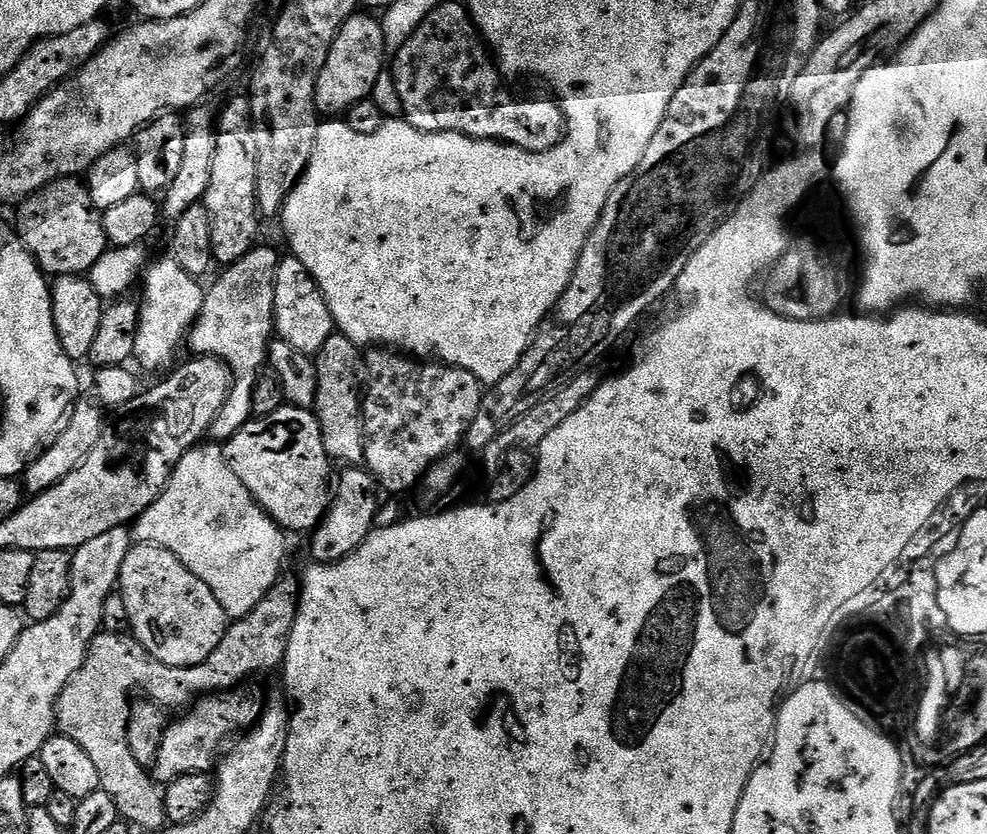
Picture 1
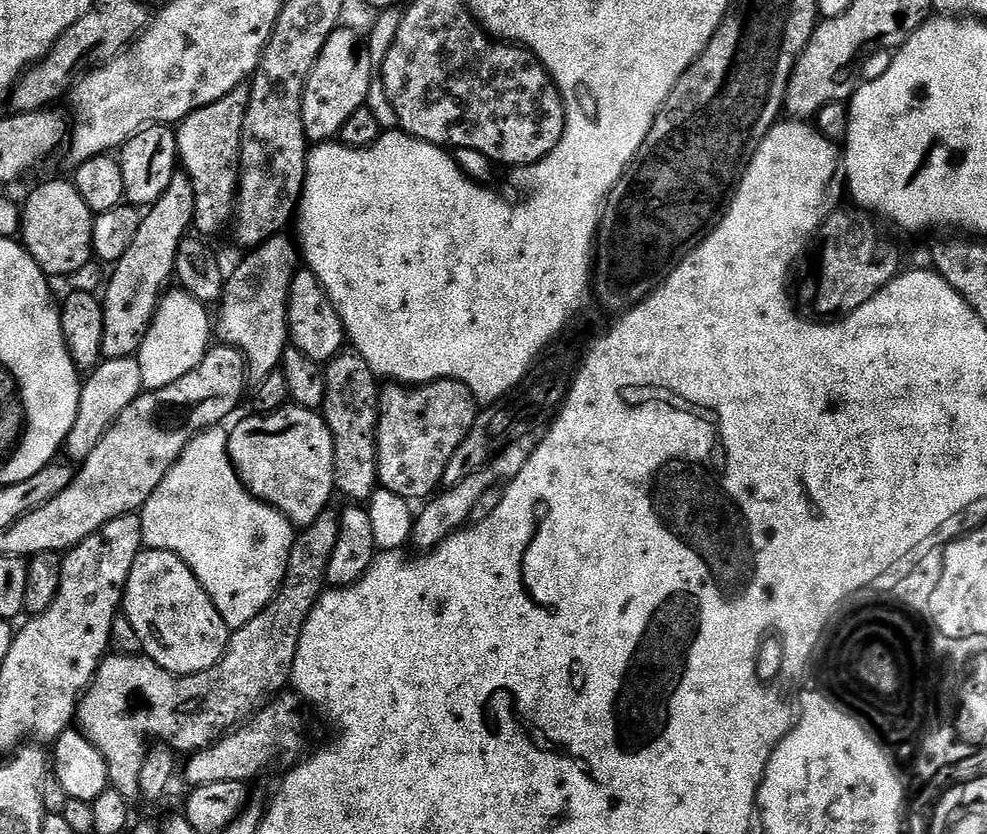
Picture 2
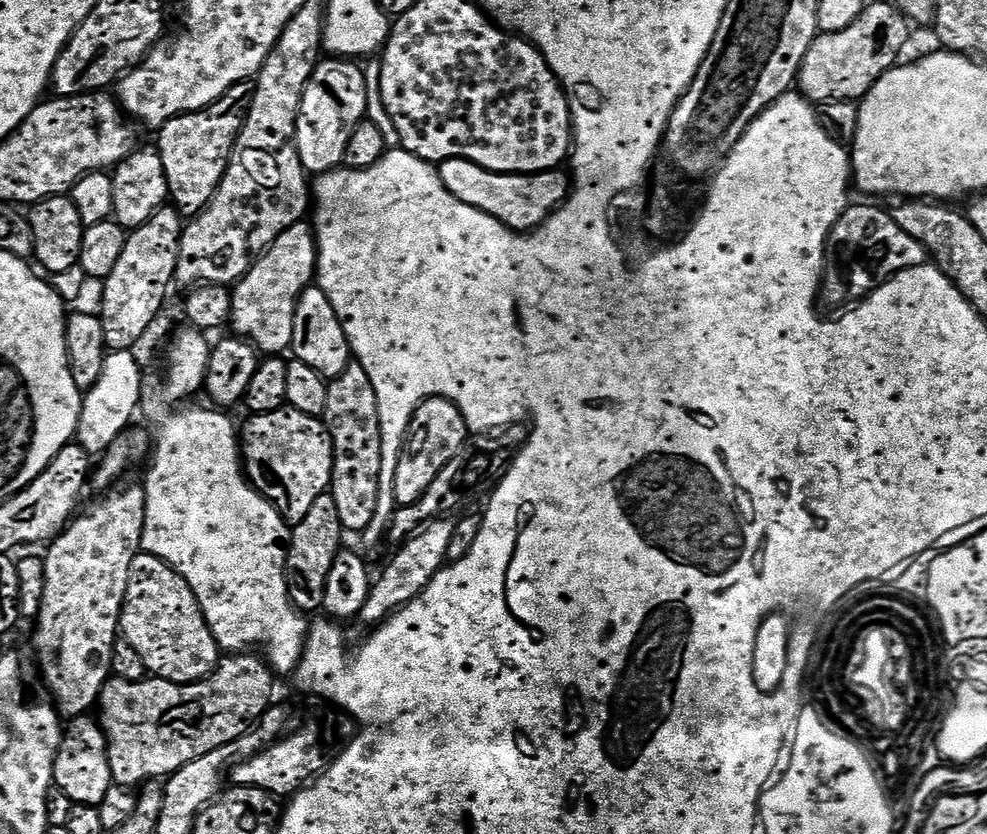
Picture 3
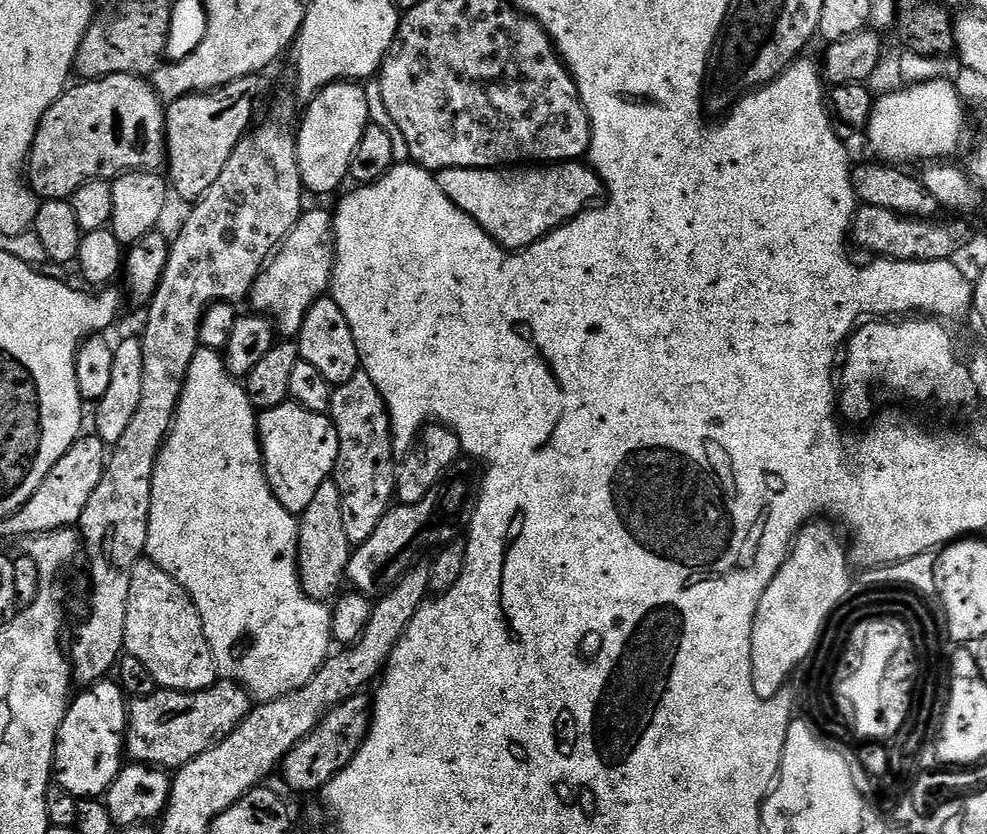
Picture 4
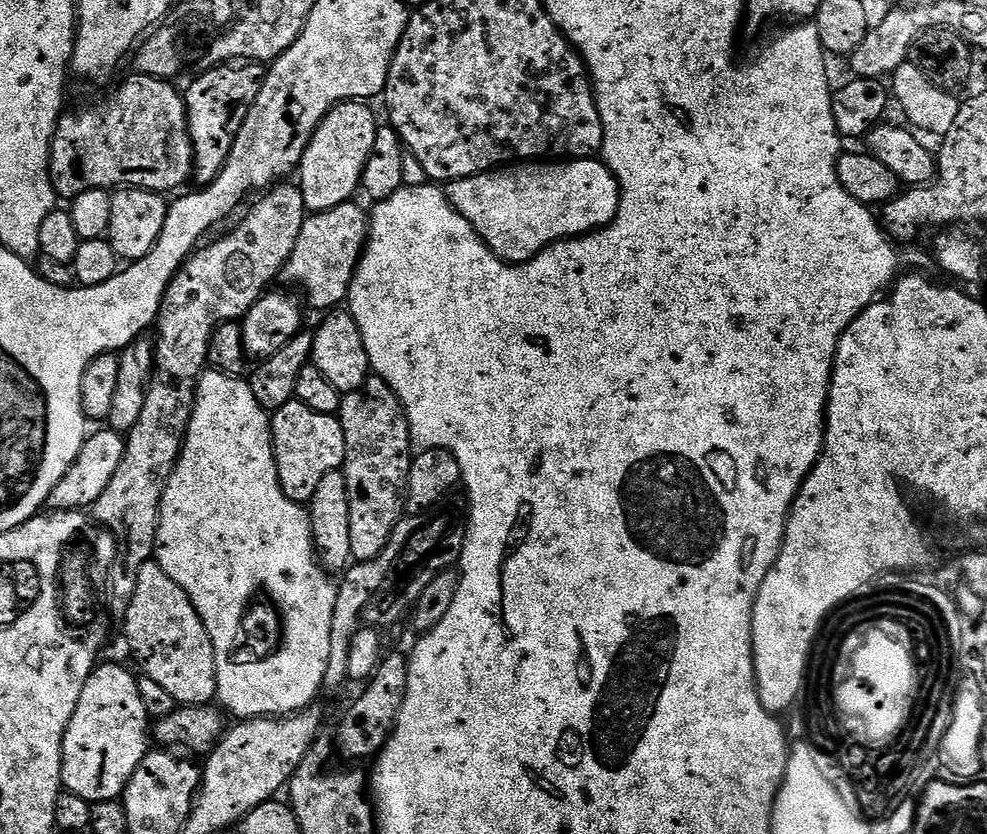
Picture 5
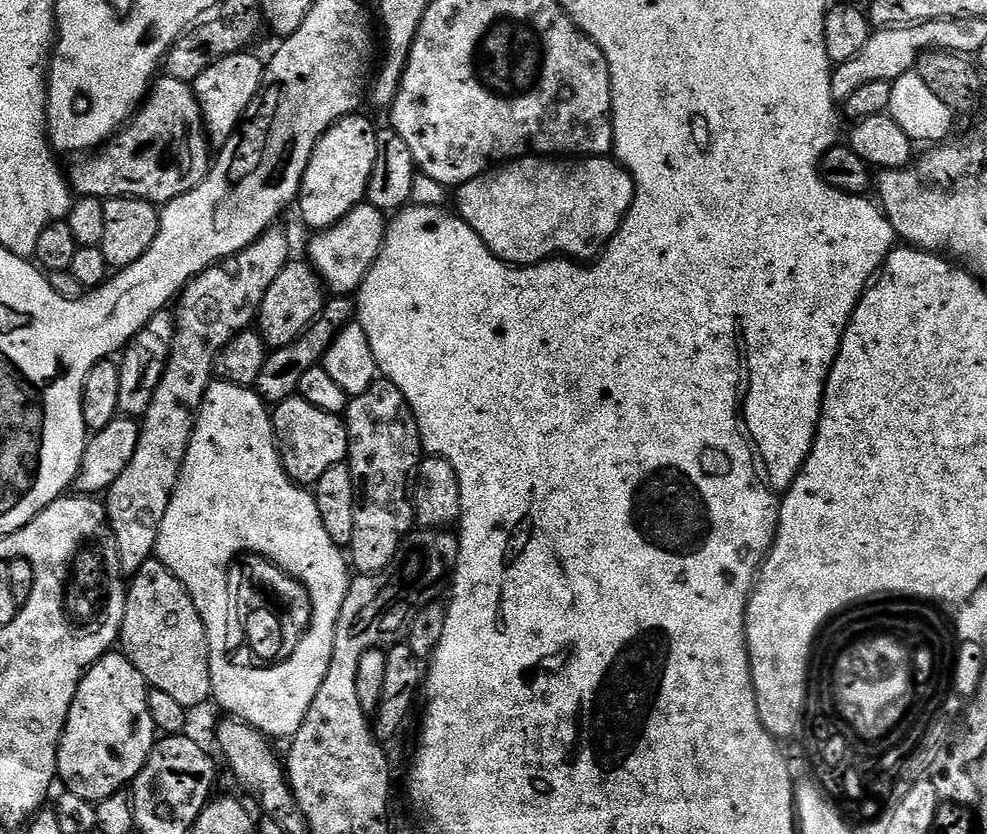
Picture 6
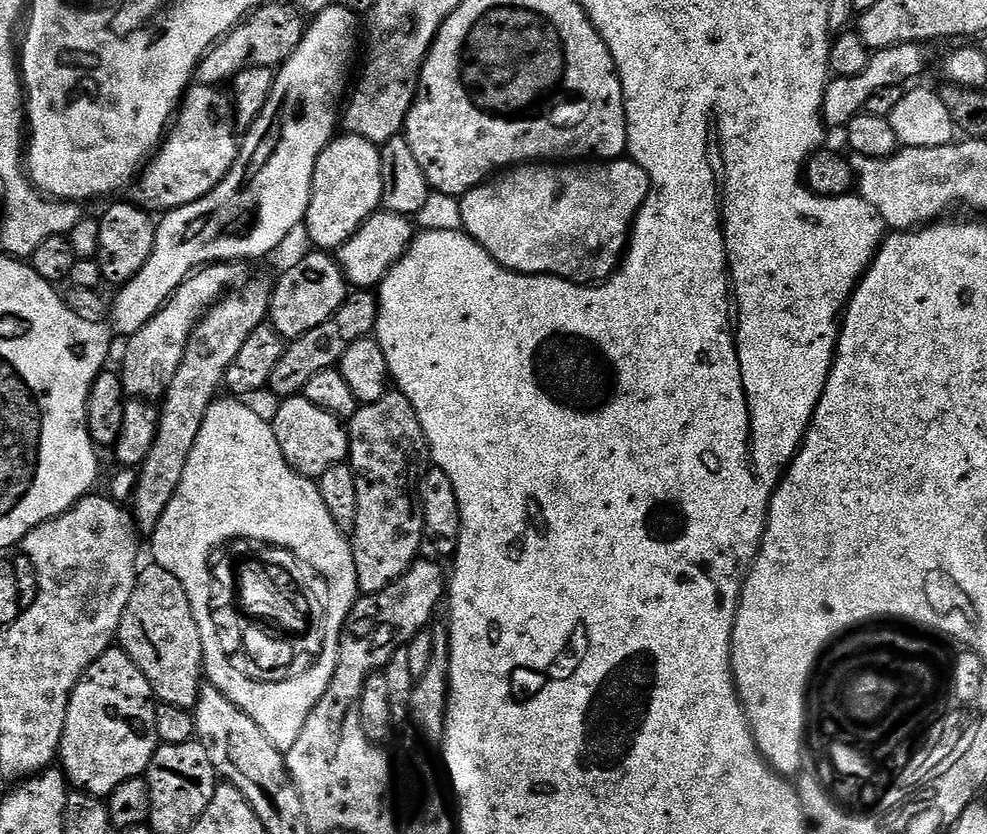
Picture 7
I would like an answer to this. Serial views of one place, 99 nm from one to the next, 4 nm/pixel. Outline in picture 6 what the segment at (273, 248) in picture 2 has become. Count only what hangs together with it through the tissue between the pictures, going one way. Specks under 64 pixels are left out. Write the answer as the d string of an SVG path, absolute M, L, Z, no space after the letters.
M365 202L354 206L354 210L334 226L319 229L313 235L316 237L308 244L306 260L316 269L316 275L323 280L325 289L332 296L351 297L359 289L382 250L389 223L385 212Z

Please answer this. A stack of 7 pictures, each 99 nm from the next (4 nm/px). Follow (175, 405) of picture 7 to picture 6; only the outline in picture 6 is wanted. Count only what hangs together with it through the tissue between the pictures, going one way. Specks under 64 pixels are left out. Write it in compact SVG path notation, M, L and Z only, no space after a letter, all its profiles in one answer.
M273 226L262 233L250 246L246 246L246 250L227 256L219 264L214 264L206 271L198 273L184 291L179 293L174 304L176 329L172 339L172 349L168 355L166 370L154 390L154 398L150 398L150 406L139 421L138 450L134 458L130 458L130 466L122 470L118 482L109 486L106 493L106 519L109 528L112 529L112 536L116 539L120 571L125 577L132 577L147 560L153 559L158 542L158 530L162 526L162 518L166 518L166 510L172 501L172 492L176 488L184 465L186 450L190 446L190 438L196 425L196 416L200 413L206 390L214 379L216 359L239 332L245 331L251 325L248 324L251 320L253 323L257 319L262 298L266 298L266 290L270 290L270 282L274 282L274 278L282 274L282 270L289 262L288 236L280 226Z

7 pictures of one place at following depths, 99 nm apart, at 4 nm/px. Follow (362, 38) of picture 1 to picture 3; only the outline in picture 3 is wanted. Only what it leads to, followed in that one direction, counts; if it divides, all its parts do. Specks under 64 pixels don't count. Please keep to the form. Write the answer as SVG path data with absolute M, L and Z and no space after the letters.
M352 58L321 59L310 82L306 82L296 123L296 149L305 173L319 174L343 165L350 134L354 134L354 126L361 124L368 115L370 81L356 64L359 63Z

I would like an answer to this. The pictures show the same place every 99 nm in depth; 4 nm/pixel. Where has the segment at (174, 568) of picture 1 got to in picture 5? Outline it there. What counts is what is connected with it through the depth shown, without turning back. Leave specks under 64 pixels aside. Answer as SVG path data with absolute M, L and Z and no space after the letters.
M155 559L147 560L142 566L142 570L138 570L138 582L134 590L134 598L128 604L128 613L122 617L124 624L124 636L128 639L128 644L132 647L132 652L136 655L136 660L140 663L140 672L145 676L149 676L155 683L162 686L170 694L171 698L176 700L180 706L208 706L217 699L216 690L216 659L214 658L214 646L210 634L206 634L206 626L202 622L202 618L198 614L198 610L192 604L192 600L186 594L186 590L182 590L182 586L178 586L178 582L174 582L174 578L170 578L170 574L166 574L166 570L162 570L162 566L156 563Z

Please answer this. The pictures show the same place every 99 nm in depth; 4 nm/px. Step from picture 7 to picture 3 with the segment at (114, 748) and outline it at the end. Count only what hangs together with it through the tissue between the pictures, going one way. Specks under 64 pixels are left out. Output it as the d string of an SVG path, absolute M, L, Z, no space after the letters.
M85 714L67 721L60 738L60 749L56 752L52 778L55 787L61 788L73 804L98 806L102 798L106 798L106 790L113 782L108 761L108 739L104 737L99 719Z

